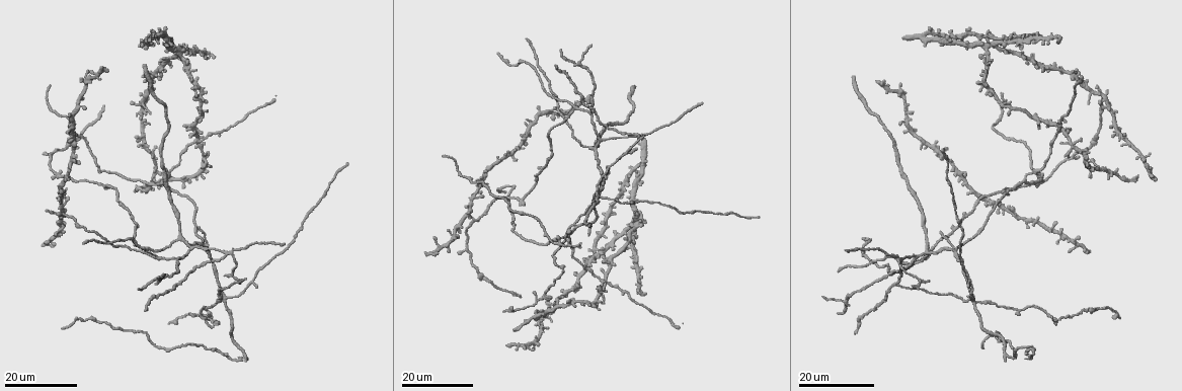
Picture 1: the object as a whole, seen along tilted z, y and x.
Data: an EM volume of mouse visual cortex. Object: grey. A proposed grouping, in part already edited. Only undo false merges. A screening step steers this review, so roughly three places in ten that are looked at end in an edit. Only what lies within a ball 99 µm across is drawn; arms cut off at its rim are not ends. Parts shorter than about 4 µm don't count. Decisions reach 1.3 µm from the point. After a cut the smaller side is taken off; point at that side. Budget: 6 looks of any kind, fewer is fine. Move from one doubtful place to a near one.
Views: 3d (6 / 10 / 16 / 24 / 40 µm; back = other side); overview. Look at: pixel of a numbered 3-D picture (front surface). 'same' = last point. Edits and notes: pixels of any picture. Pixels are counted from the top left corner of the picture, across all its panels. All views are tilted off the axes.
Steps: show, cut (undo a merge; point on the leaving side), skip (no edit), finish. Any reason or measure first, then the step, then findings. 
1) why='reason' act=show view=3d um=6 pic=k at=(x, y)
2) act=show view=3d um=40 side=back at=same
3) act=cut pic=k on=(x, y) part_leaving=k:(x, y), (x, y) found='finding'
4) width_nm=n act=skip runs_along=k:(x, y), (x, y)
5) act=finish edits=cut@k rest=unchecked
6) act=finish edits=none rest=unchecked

why='looks like a crossing' act=show view=3d um=16 pic=1 at=(953, 249)

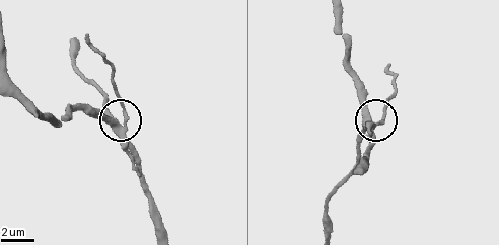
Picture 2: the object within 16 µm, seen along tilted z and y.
why='zoom in' act=show view=3d um=6 pic=2 at=(119, 124)

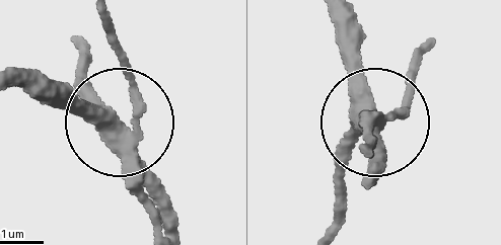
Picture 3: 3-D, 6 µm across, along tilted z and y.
width_nm=400 act=cut pic=3 on=(146, 212) found='two neurons meet here'

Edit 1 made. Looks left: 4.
why='side arm on a straight run' act=show view=3d um=16 pic=1 at=(232, 251)

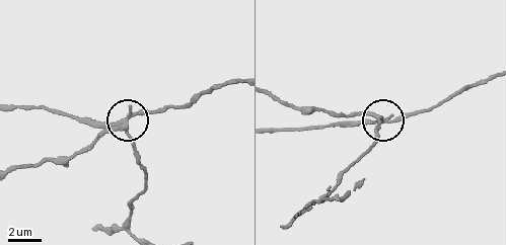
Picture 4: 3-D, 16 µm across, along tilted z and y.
why='closer look' act=show view=3d um=10 pic=4 at=(125, 119)

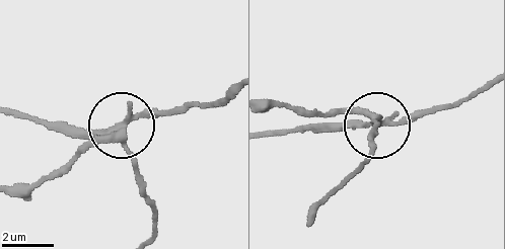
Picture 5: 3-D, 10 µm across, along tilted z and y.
act=show view=3d um=6 pic=5 at=(123, 126)

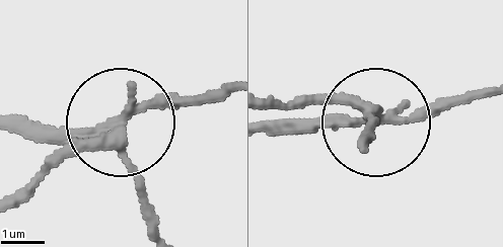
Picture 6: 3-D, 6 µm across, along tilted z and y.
width_nm=230 act=cut pic=6 on=(70, 155) part_leaving=6:(121, 124), (60, 150), (18, 187) found='two neurons meet here'

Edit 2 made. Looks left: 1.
act=finish edits=cut@3,cut@6 rest=unchecked

